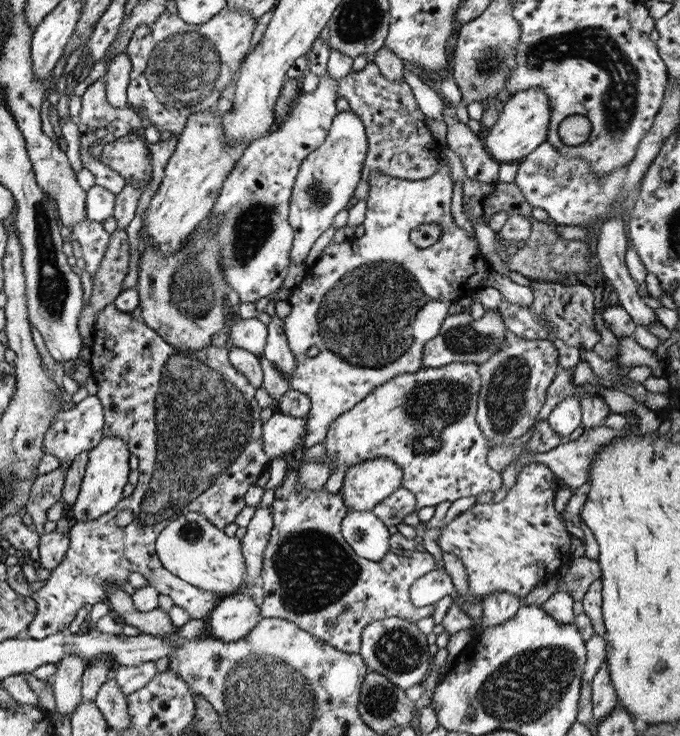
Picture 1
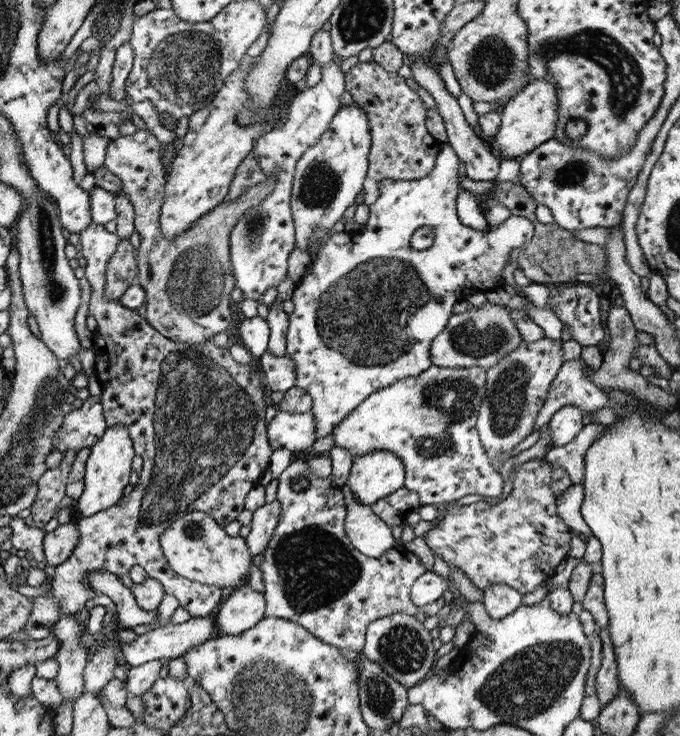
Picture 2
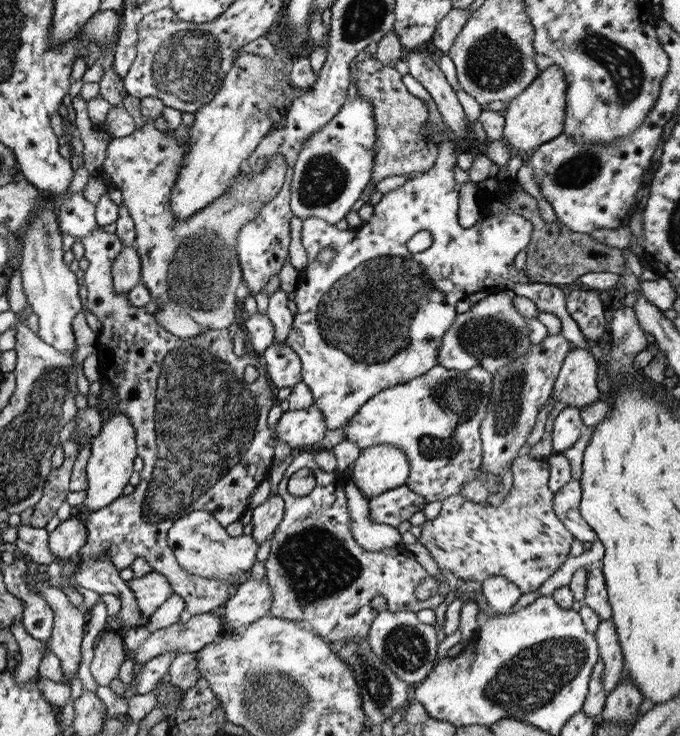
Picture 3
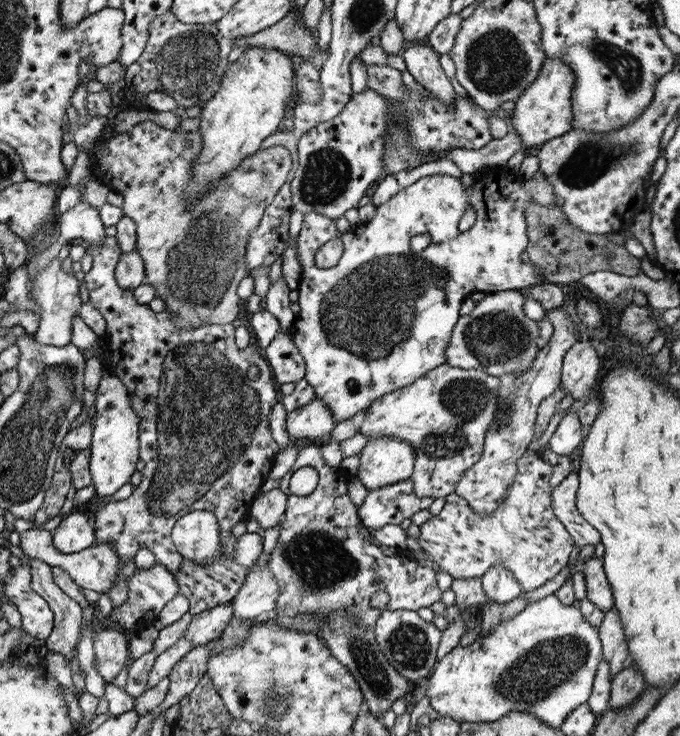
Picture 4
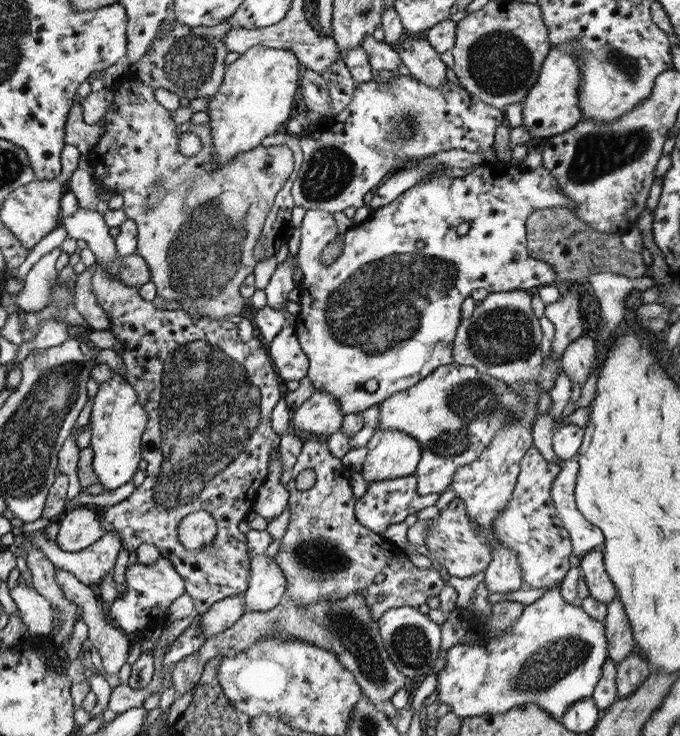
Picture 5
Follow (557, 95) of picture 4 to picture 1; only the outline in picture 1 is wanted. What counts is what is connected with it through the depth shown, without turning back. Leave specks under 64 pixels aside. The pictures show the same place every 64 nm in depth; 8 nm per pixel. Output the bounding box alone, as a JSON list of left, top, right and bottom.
[482,87,549,163]

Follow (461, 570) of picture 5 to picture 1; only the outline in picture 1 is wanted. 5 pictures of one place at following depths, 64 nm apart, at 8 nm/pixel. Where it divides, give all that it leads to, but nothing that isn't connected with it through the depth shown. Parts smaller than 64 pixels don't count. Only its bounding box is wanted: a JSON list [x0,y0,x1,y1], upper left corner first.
[436,462,572,598]

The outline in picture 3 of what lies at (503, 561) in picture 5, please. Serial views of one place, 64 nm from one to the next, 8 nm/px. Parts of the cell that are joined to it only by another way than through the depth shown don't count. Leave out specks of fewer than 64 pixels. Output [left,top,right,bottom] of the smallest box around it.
[481,576,520,615]

